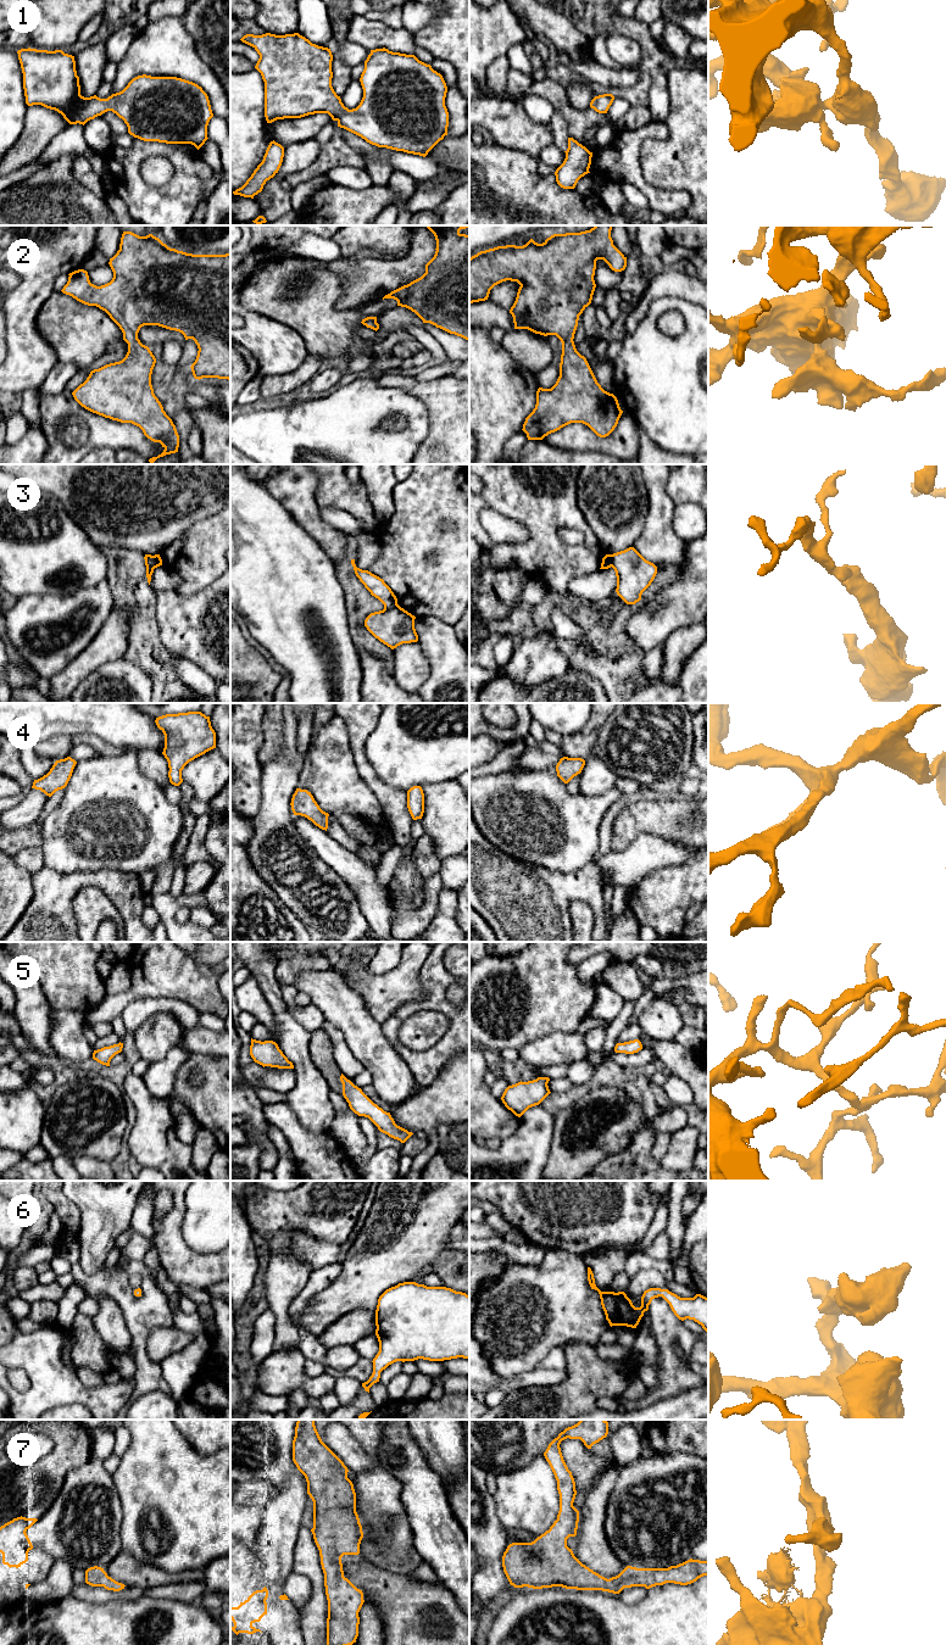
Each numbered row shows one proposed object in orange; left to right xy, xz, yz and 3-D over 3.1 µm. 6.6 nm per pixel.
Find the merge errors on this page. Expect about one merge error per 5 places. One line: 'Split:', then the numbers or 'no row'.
Split: 3

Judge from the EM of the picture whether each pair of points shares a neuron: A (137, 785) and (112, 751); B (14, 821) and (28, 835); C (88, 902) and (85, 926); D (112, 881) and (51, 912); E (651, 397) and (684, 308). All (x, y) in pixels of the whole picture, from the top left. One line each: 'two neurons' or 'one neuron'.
A: two neurons
B: two neurons
C: one neuron
D: one neuron
E: one neuron

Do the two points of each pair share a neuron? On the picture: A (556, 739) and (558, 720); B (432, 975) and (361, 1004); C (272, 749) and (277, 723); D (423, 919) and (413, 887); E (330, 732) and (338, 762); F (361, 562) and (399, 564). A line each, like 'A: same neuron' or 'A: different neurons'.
A: different neurons
B: different neurons
C: same neuron
D: different neurons
E: same neuron
F: different neurons

